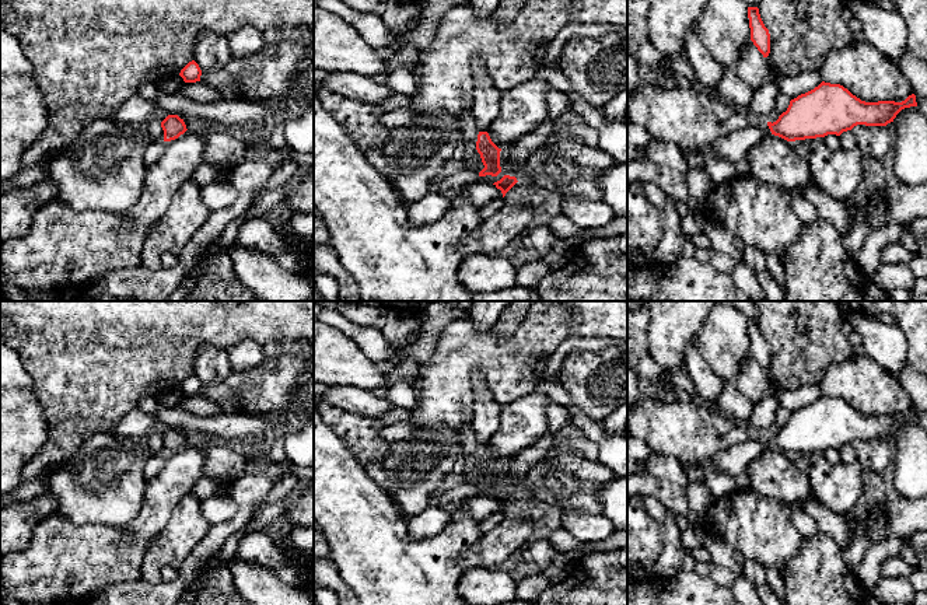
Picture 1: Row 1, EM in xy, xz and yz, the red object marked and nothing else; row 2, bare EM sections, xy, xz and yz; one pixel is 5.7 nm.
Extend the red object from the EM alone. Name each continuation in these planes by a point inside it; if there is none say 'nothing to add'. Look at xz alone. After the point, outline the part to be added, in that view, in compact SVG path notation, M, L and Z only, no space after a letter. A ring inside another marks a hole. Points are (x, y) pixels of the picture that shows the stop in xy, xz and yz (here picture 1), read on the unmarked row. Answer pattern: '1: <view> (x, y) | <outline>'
1: xz (486, 412) | M482 373L473 378L473 419L472 429L479 445L487 445L500 424L501 406L494 401Z

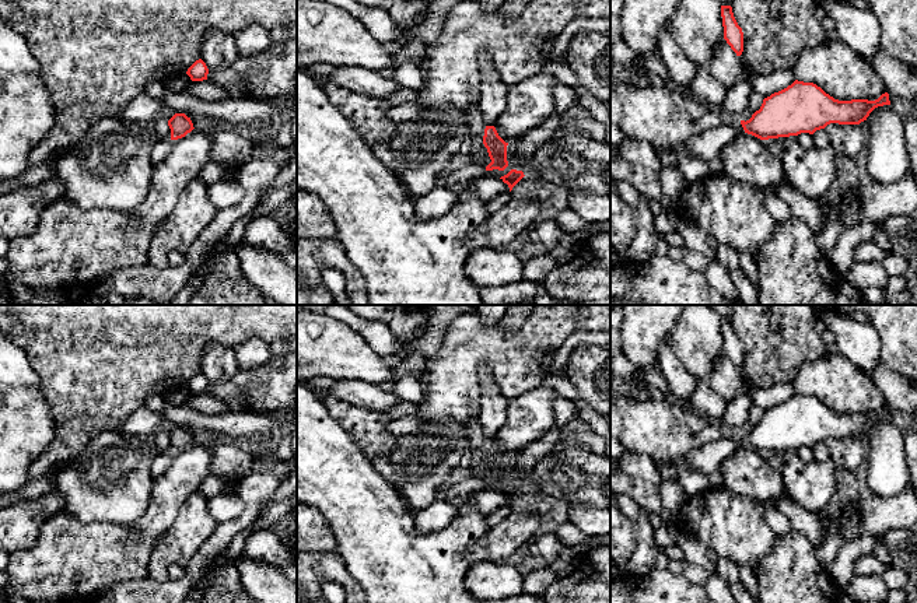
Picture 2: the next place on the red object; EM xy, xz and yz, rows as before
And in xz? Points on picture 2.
1: xz (493, 406) | M489 367L480 372L480 413L479 423L486 439L494 439L507 418L508 400L501 395Z

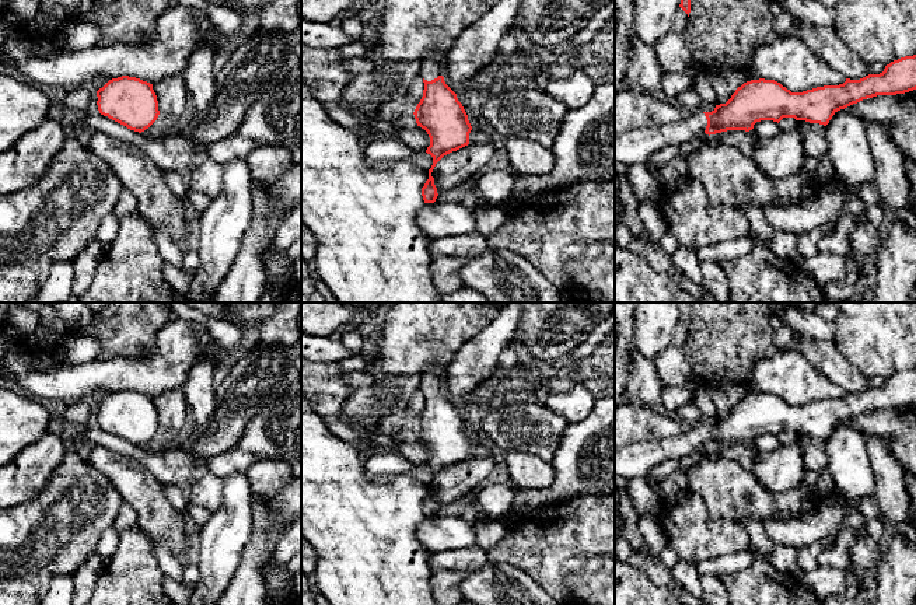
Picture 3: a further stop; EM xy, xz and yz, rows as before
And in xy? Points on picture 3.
nothing to add

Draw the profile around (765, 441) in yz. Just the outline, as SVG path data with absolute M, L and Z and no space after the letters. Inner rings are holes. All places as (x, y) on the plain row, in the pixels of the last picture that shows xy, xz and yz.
M761 434L761 436L756 436L754 438L754 443L752 443L759 451L773 451L776 450L780 443L779 443L779 437L777 436L773 436L773 434Z

